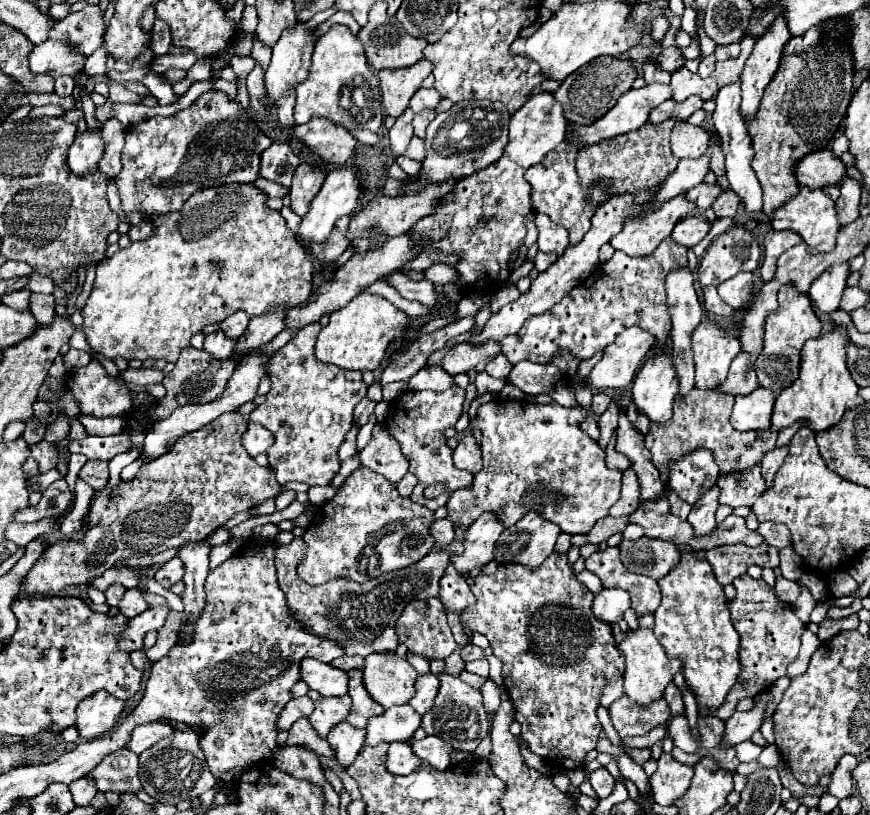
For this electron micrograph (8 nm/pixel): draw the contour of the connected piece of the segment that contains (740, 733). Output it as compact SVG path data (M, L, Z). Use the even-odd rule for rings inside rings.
M762 692L756 696L756 706L748 712L734 712L730 720L726 720L726 732L722 738L722 748L740 744L744 740L750 740L750 736L760 728L764 718L764 706L772 700L770 692Z

